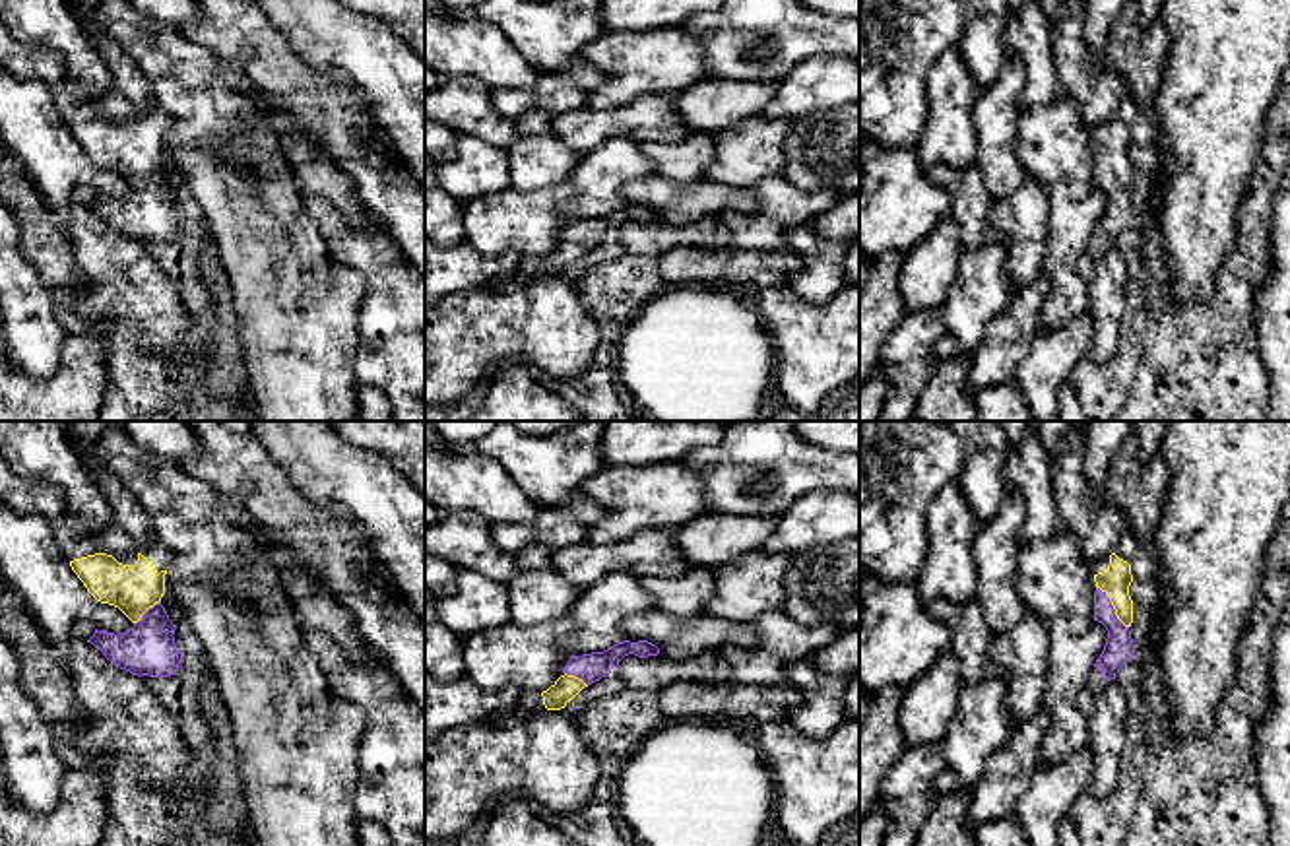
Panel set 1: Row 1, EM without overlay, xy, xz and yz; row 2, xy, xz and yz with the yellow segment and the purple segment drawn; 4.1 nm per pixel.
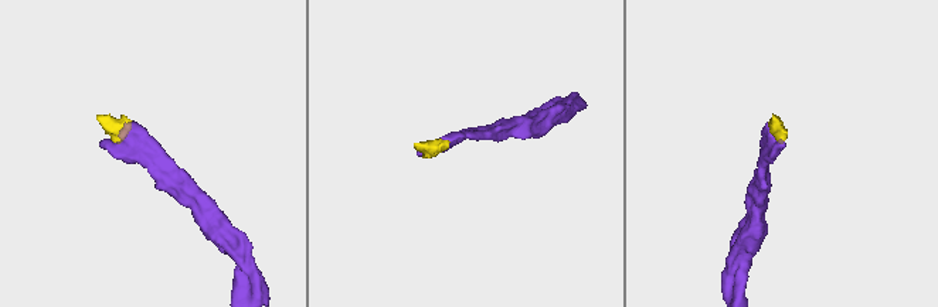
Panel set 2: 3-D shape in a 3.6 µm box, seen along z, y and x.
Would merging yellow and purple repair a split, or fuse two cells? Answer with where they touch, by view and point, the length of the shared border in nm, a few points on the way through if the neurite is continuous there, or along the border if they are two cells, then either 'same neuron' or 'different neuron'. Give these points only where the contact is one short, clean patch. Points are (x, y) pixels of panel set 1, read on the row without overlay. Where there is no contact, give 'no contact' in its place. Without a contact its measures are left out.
meets yellow in yz at (1114, 173); contact 220 nm long; runs through yz (1116, 146), (1114, 173), (1118, 216); same neuron

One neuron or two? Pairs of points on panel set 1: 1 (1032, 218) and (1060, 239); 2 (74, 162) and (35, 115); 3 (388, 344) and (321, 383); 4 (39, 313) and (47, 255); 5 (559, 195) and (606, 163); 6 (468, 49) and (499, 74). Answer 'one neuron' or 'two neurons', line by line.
1: two neurons
2: one neuron
3: two neurons
4: two neurons
5: two neurons
6: one neuron

